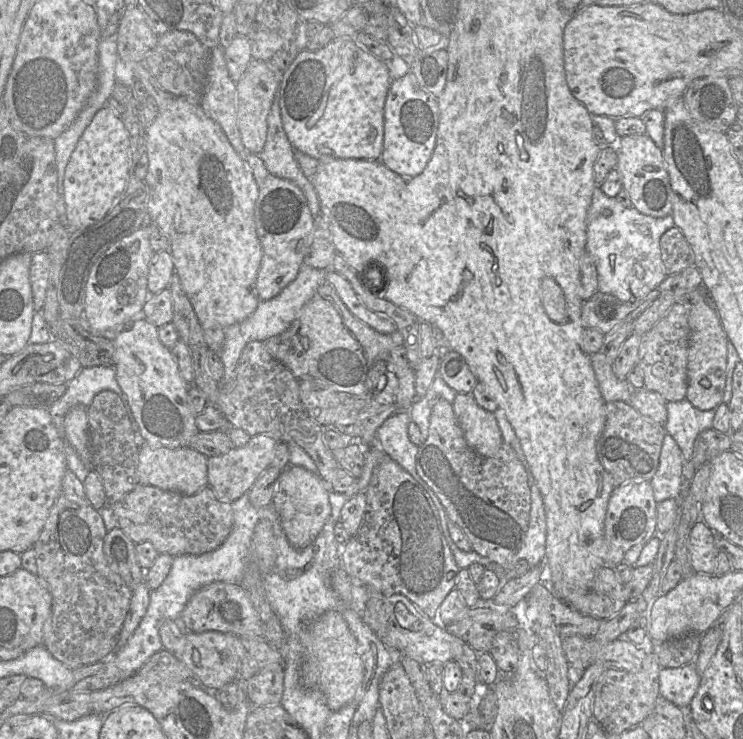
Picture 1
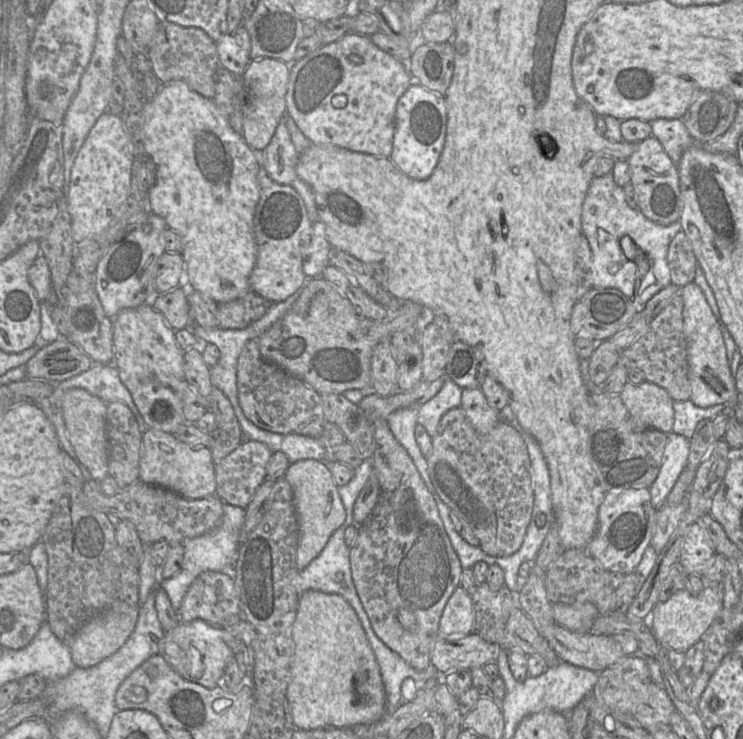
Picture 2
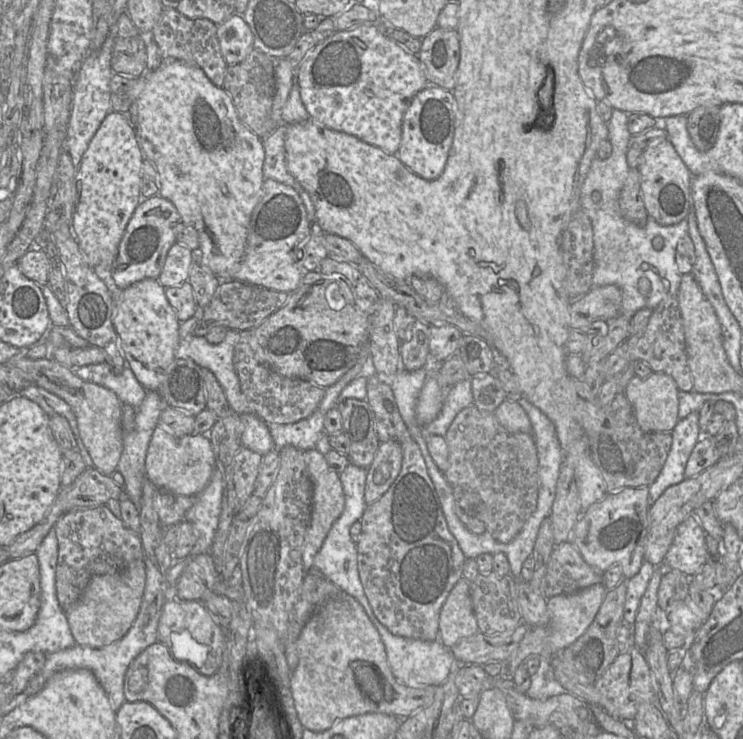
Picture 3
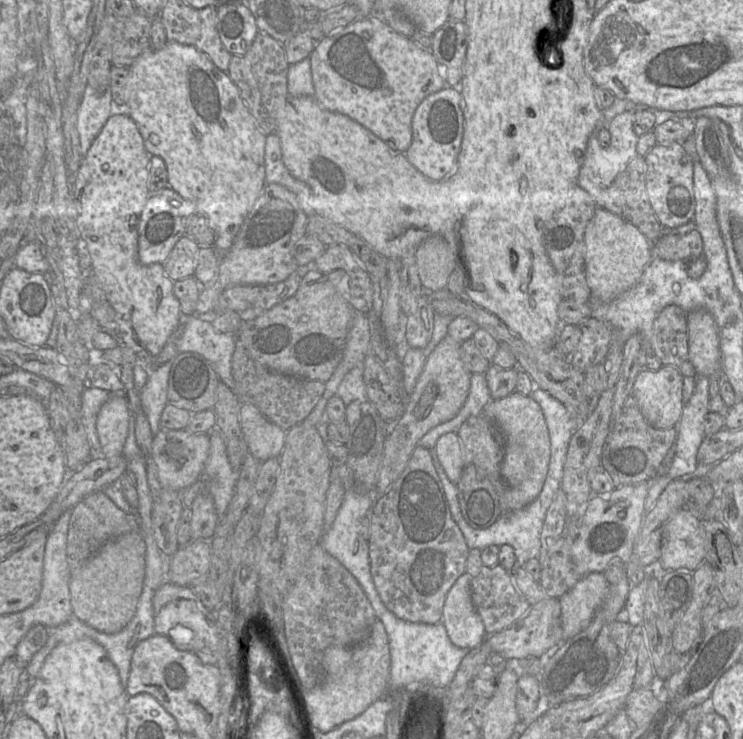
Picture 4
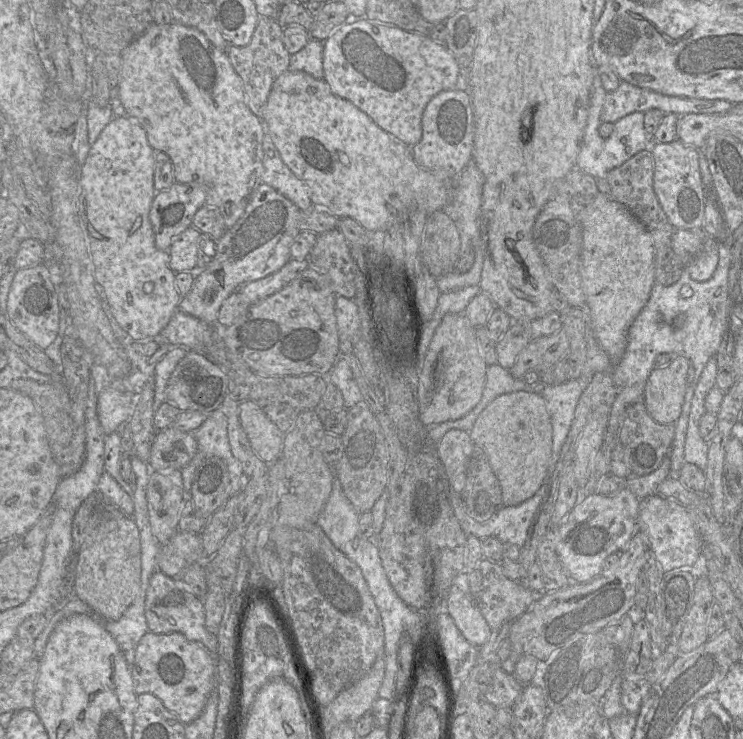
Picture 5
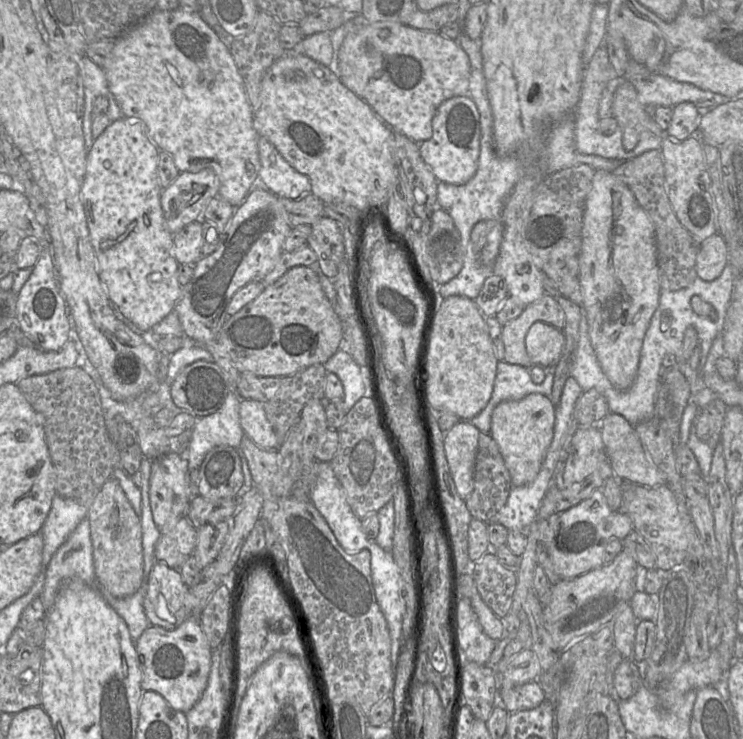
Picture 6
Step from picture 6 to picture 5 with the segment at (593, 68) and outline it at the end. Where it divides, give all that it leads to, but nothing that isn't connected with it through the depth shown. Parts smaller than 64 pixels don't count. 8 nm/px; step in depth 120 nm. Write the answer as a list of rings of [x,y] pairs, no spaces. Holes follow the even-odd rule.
[[[596,69],[592,80],[588,118],[583,132],[577,158],[577,166],[596,179],[605,176],[610,170],[621,166],[636,153],[651,148],[651,138],[644,128],[644,112],[633,112],[613,123],[613,131],[608,138],[599,135],[600,114],[607,92],[603,88],[599,71]]]

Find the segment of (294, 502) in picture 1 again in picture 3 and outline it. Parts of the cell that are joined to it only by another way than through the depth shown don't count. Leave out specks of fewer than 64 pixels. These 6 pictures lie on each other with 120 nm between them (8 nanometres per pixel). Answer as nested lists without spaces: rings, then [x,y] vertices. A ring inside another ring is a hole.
[[[309,449],[304,451],[304,458],[313,483],[311,522],[305,536],[302,551],[302,564],[306,574],[309,570],[314,569],[313,561],[316,554],[322,547],[332,525],[341,516],[345,508],[345,495],[340,474],[329,465],[326,455],[320,453],[317,449]]]

